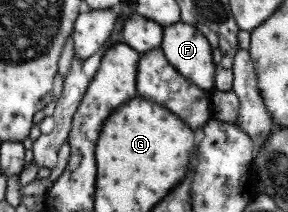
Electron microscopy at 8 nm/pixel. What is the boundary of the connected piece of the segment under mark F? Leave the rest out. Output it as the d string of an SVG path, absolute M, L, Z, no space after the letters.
M176 22L163 27L160 49L167 62L208 93L214 86L214 68L208 40L190 24Z

